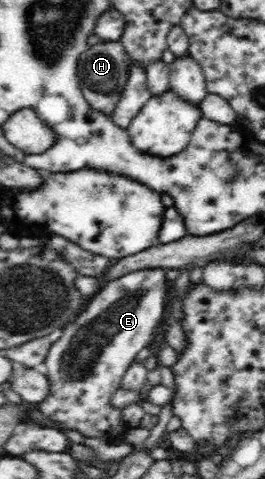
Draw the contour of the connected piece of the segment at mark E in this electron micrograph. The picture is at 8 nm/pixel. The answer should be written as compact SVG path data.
M163 268L129 272L102 286L88 301L85 310L76 316L76 320L63 326L61 339L49 348L41 367L49 379L49 396L37 402L38 410L50 420L67 424L68 428L78 430L87 438L103 438L109 443L124 438L129 429L121 421L121 410L111 406L110 400L121 388L122 378L139 350L151 344L153 332L165 314L170 290L169 279Z

